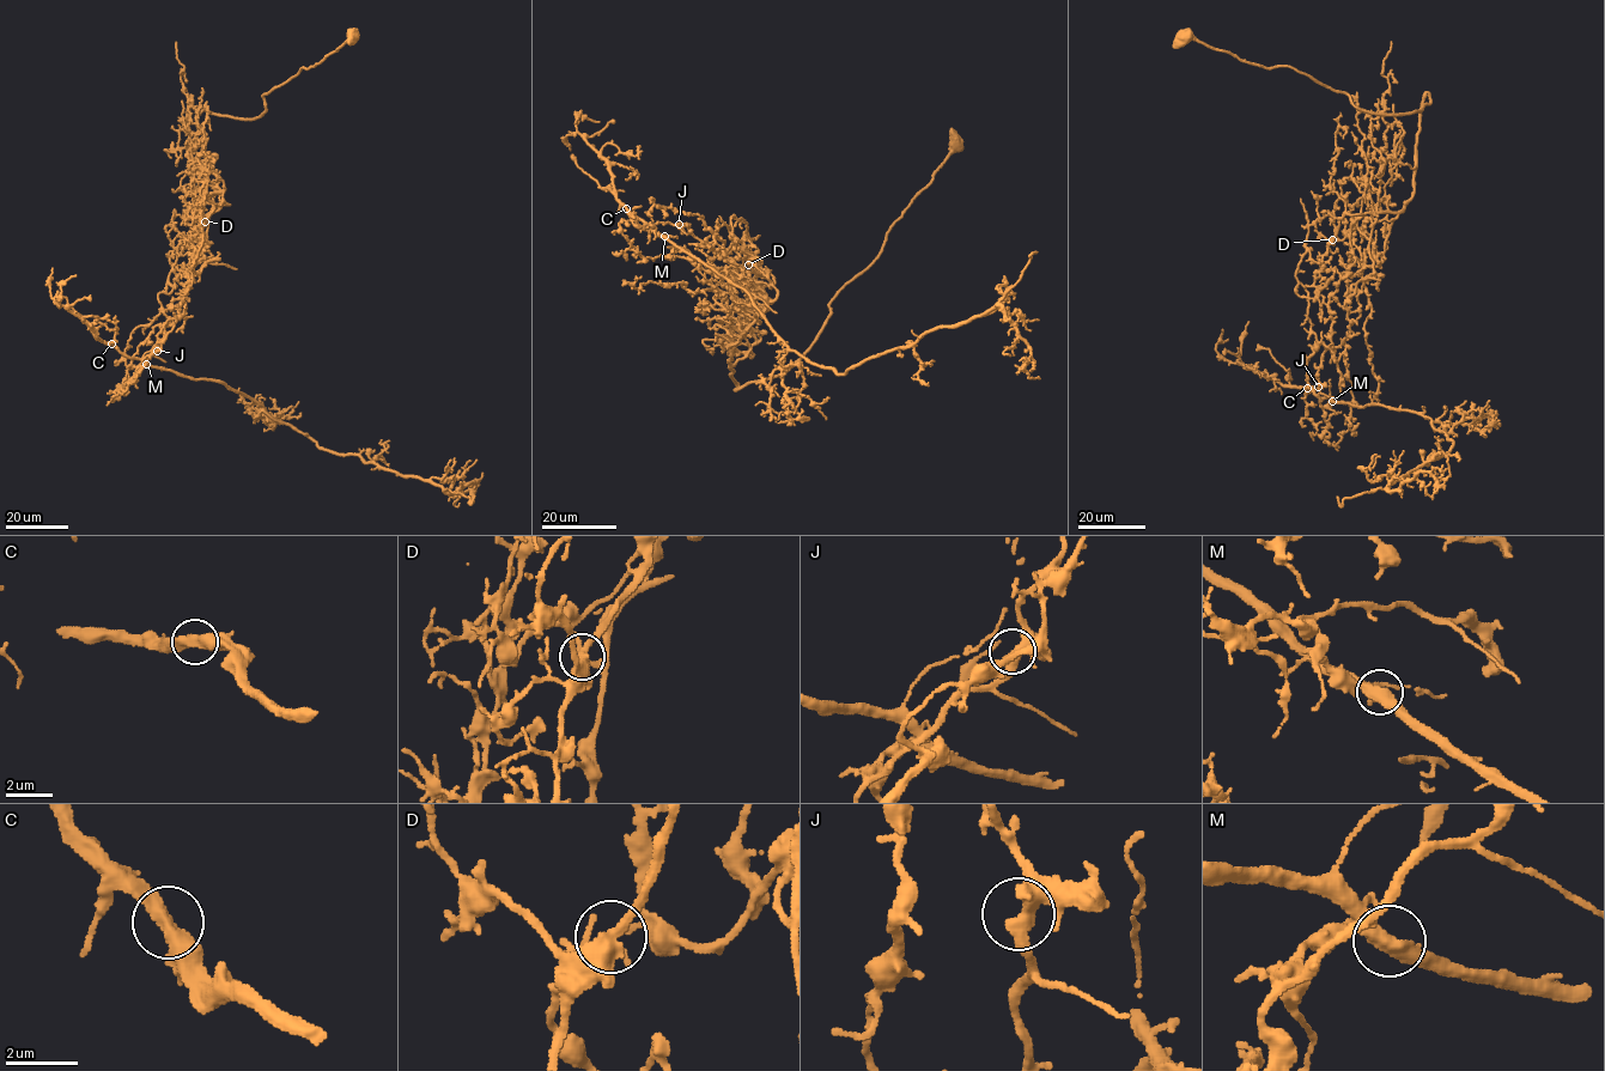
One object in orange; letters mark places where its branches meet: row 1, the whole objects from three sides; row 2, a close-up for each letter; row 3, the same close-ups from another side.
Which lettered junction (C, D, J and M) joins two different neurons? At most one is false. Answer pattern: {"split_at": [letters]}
{"split_at": ["M"]}

